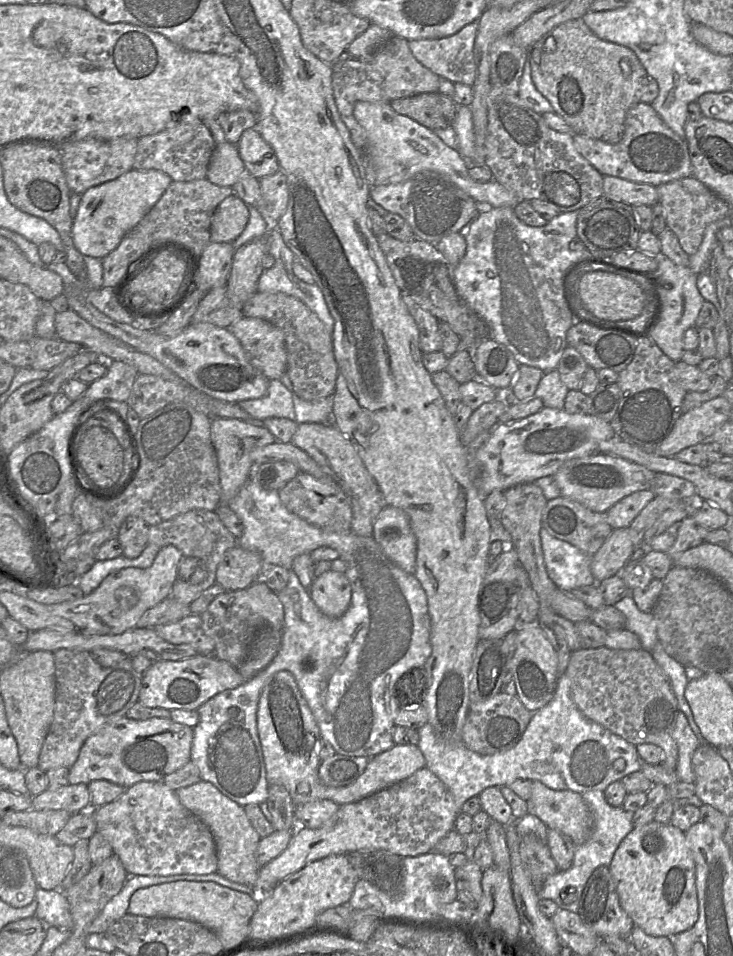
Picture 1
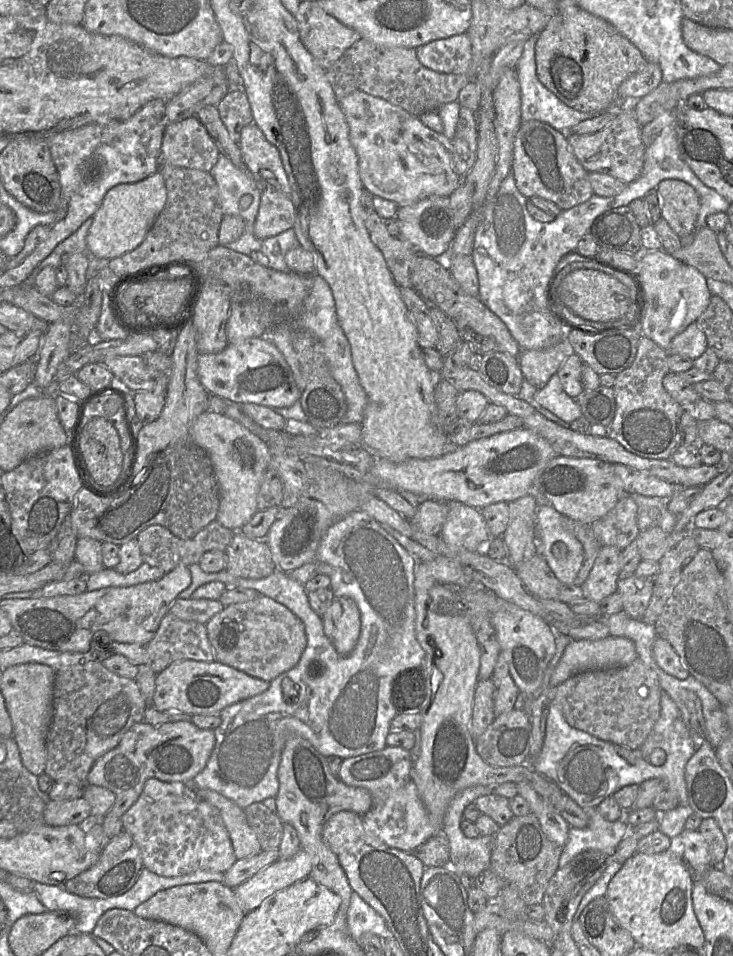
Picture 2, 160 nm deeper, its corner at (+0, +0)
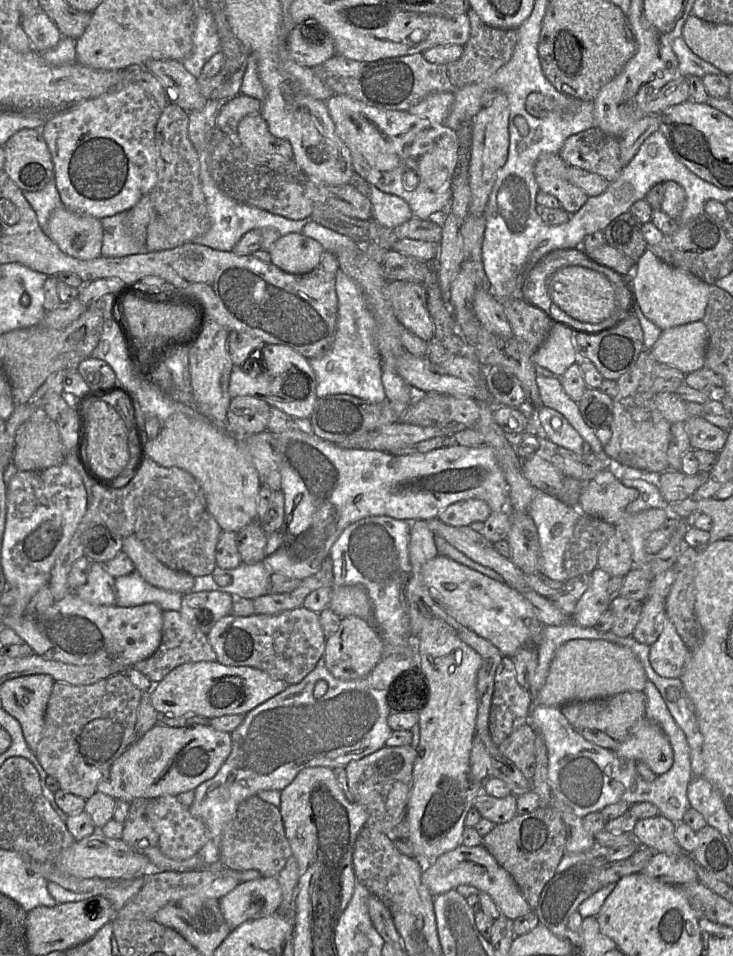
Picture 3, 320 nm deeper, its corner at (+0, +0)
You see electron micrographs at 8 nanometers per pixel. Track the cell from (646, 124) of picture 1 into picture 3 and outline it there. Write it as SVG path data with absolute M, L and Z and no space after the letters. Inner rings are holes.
M598 127L570 136L559 154L567 165L596 173L609 183L619 177L624 167L620 160L620 138L610 136Z

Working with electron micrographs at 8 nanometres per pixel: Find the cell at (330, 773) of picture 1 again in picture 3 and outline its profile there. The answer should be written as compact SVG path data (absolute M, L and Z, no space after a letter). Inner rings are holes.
M411 745L384 746L346 765L347 783L353 795L353 802L362 805L368 813L365 826L388 836L405 819L416 757L417 751Z

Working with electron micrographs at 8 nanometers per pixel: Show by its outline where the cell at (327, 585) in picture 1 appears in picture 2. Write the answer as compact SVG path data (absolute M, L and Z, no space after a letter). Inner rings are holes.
M335 596L321 619L324 633L336 651L342 656L349 655L356 647L361 632L361 615L355 601Z

